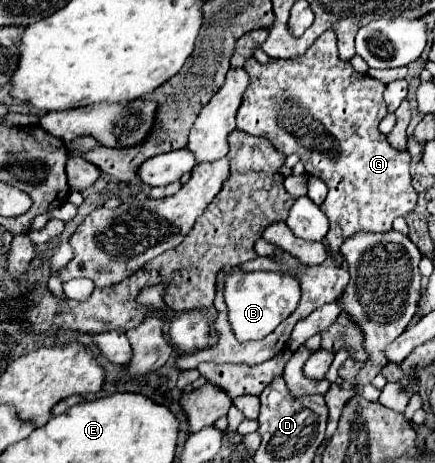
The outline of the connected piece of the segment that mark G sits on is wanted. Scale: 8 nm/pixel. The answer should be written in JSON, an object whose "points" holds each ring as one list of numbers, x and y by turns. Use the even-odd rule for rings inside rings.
{"points":[[328,31,320,35,320,39,296,61,272,59,268,65,262,65,252,57,244,63,244,69,250,75,250,85,236,115,238,129,254,137,268,139,282,155,298,153,306,173,316,175,326,183,328,197,320,209,330,219,326,241,330,257,336,263,344,265,344,255,340,255,340,243,344,243,344,239,356,235,356,231,390,231,396,217,406,217,416,207,418,195,410,177,410,153,394,149,386,135,378,131,378,123,388,113,382,97,386,85,378,79,372,79,370,75,356,73,348,61,342,61,338,57,334,33]]}

